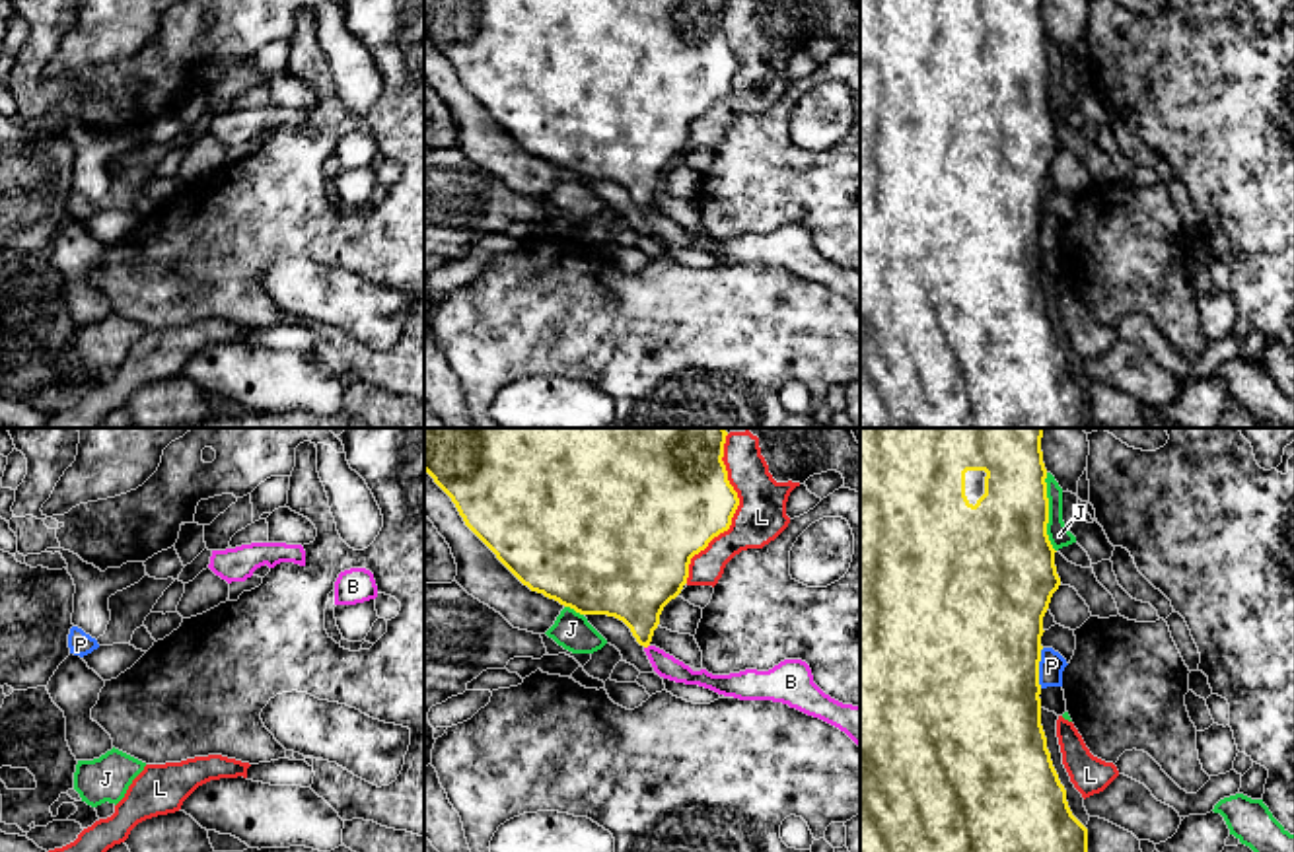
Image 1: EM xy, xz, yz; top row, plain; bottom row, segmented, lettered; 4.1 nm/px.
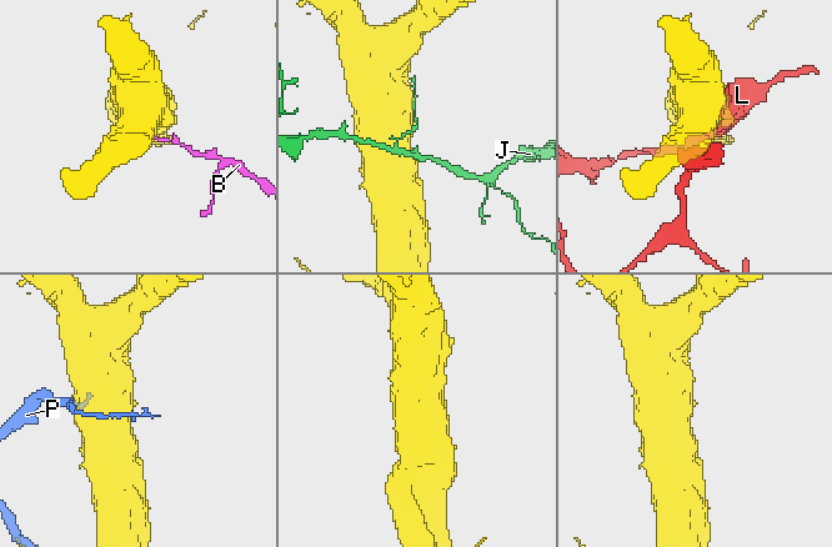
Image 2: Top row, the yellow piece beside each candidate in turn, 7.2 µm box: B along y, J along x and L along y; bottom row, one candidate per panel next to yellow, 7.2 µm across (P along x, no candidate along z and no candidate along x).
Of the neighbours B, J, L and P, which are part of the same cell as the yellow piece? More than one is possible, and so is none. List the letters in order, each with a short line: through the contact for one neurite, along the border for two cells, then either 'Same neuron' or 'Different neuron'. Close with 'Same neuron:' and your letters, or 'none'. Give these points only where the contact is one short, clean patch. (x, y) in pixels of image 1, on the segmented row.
B: Line: xz (635, 588), (646, 646), (666, 666). Same neuron
J: Different neuron
L: Different neuron
P: Different neuron
Same neuron: B

